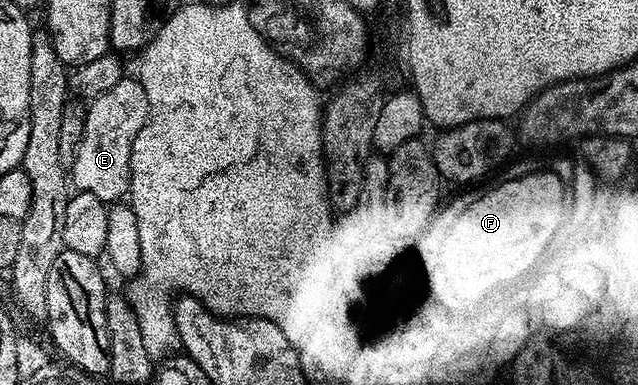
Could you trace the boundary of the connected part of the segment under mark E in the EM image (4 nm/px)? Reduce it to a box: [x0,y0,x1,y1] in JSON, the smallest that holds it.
[69,76,149,204]

